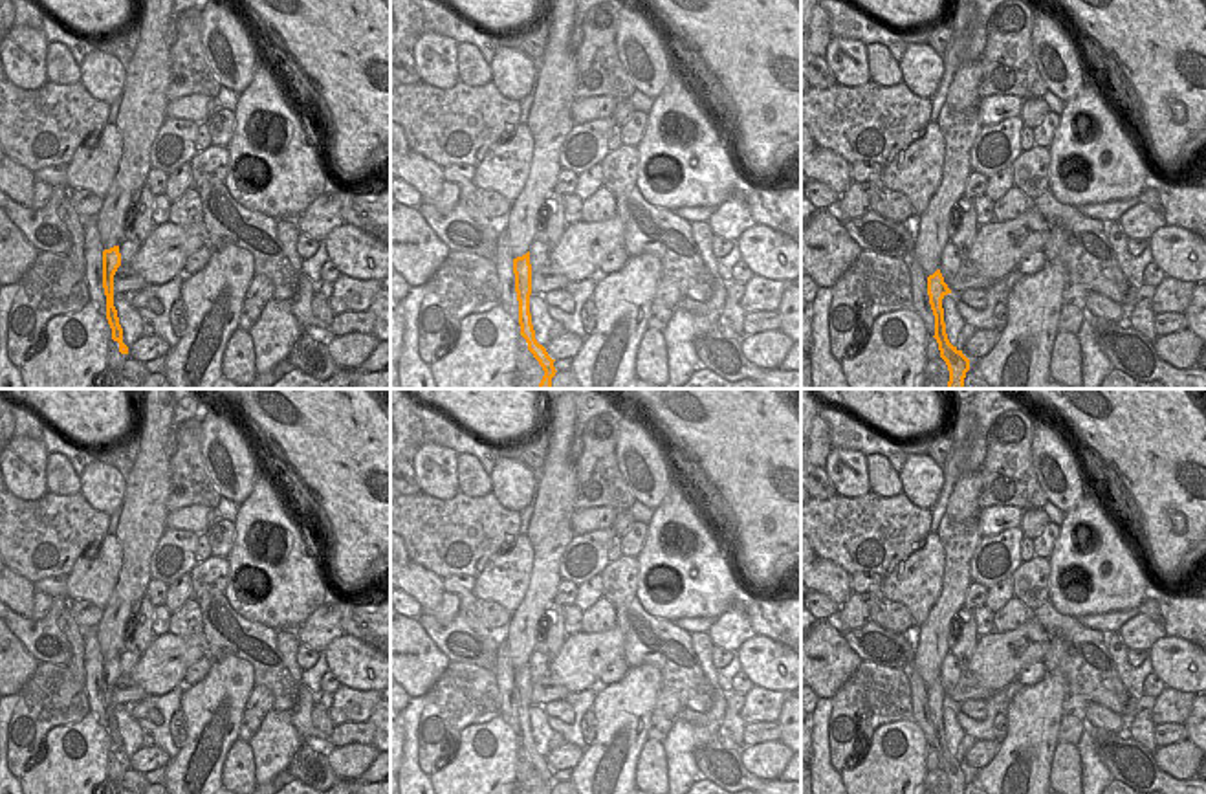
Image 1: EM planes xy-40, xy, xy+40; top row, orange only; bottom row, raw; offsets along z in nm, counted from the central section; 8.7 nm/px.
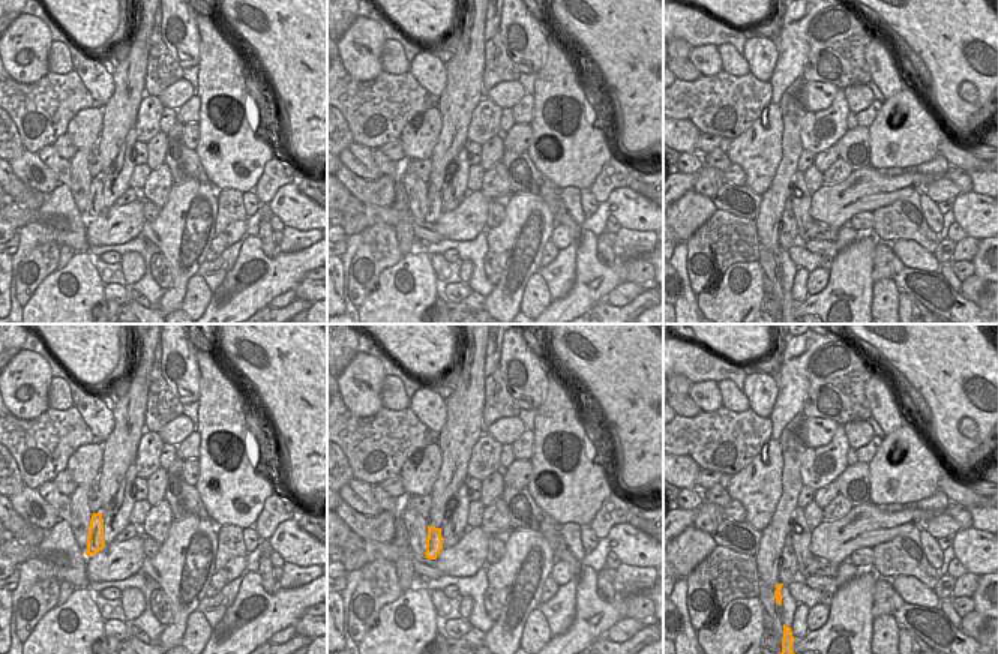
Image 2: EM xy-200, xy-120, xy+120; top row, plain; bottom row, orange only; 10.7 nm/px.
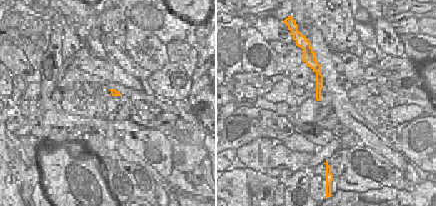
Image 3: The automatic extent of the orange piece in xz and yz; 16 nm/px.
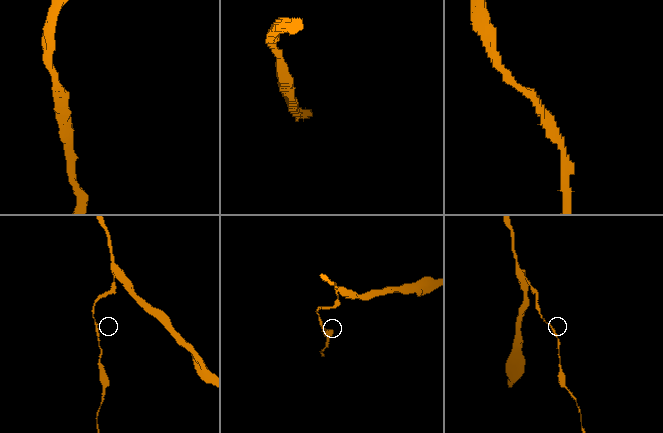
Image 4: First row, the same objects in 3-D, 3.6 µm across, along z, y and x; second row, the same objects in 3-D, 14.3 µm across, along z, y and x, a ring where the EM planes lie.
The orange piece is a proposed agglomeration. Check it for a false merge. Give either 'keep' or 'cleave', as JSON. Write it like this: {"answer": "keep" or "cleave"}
{"answer": "keep"}

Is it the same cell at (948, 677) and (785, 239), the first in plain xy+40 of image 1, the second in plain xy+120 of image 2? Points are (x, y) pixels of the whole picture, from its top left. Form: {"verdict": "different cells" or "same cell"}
{"verdict": "same cell"}

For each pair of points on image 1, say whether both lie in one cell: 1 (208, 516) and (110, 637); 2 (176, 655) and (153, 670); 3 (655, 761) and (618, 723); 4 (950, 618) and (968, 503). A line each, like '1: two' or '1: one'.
1: two
2: one
3: two
4: one

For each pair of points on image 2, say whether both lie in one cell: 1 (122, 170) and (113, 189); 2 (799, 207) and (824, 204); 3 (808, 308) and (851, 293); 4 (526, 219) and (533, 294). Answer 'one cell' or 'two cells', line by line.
1: one cell
2: two cells
3: one cell
4: two cells

